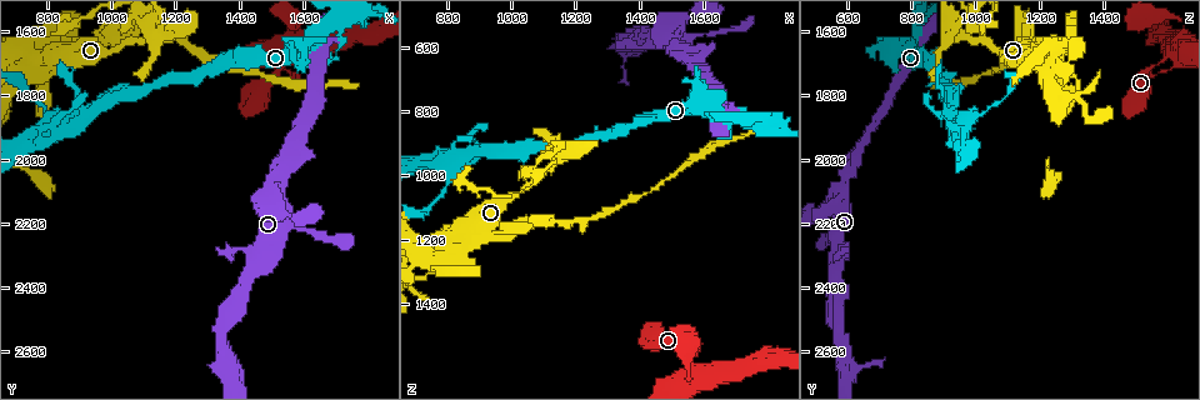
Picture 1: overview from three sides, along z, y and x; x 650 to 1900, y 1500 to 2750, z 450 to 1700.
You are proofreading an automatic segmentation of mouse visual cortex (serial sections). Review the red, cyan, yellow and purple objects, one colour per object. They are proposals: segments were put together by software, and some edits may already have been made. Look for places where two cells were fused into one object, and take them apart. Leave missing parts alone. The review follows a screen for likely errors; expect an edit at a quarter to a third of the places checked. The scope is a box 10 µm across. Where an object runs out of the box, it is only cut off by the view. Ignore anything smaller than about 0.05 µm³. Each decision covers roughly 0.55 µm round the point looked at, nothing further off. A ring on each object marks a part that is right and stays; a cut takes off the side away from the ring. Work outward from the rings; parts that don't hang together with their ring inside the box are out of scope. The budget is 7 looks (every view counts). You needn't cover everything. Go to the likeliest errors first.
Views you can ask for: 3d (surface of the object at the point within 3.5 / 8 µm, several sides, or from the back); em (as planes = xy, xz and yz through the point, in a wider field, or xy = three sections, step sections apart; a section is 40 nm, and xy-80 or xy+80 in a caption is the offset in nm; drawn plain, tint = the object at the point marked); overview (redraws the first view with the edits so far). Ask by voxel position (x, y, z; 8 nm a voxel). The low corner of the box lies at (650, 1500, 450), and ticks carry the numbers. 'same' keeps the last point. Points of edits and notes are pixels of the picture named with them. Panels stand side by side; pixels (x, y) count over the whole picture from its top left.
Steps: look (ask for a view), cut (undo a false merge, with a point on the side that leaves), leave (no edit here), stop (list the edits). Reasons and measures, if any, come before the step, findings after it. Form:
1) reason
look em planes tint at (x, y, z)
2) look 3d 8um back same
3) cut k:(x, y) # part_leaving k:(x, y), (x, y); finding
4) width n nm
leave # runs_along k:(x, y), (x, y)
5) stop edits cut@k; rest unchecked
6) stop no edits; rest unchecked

three arms meet
look 3d 8um at (850, 1890, 940)

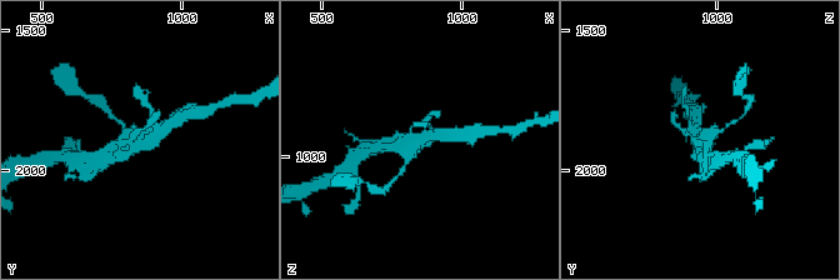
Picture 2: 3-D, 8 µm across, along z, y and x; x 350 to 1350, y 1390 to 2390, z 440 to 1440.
look em xy step 2 tint same

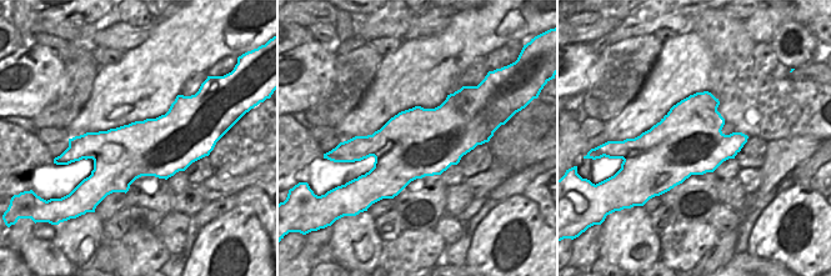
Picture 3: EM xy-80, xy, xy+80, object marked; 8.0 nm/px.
leave # runs_along 2:(170, 125), (111, 158); continuous, no second cell

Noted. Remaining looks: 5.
branch point
look 3d 3.5um at (1690, 1590, 820)

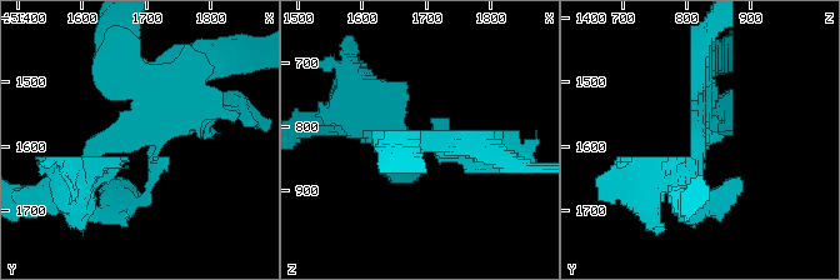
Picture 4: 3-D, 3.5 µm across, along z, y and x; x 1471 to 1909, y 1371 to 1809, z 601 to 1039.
look em xy step 1 plain at (1690, 1585, 825)

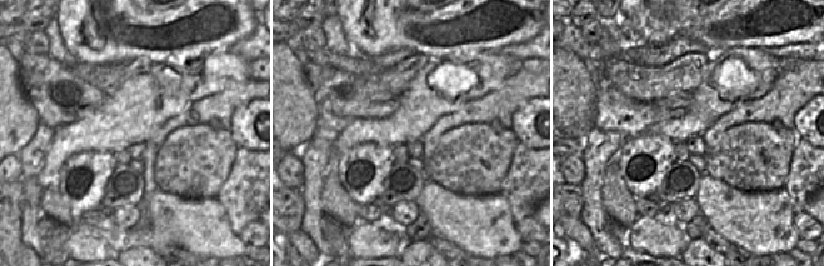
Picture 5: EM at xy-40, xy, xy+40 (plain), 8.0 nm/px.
with the object marked
look em xy step 1 tint same

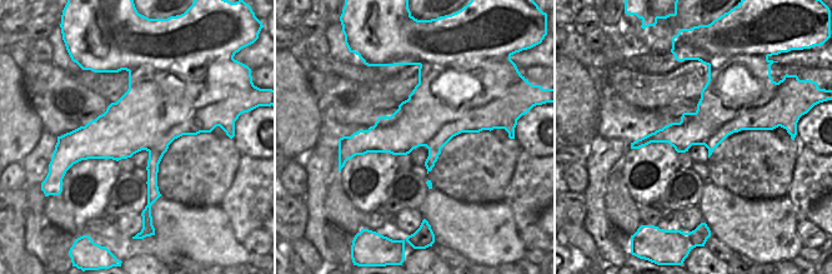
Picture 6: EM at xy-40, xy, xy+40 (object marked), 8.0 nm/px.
leave # runs_along 4:(75, 176), (109, 138), (209, 110); all the same cell

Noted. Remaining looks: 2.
looks like a crossing
look 3d 8um at (1150, 1600, 940)

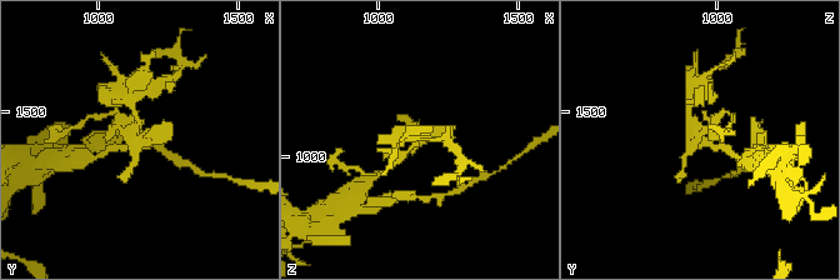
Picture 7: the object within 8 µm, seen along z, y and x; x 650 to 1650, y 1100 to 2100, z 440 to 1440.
look em xy step 2 tint same

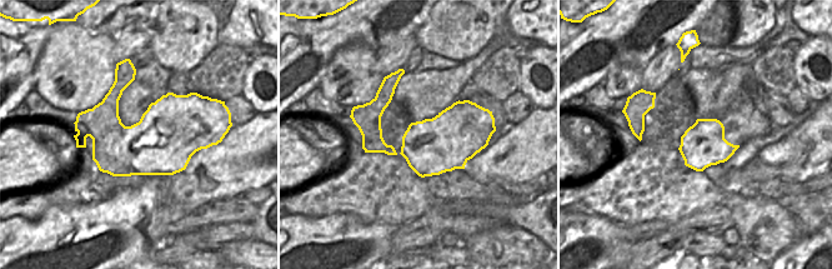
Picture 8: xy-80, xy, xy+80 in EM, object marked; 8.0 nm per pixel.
cut 7:(706, 129) # part_leaving 7:(696, 139), (720, 114), (726, 113); a second cell is stuck on

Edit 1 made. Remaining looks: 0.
stop edits cut@7; rest unchecked

